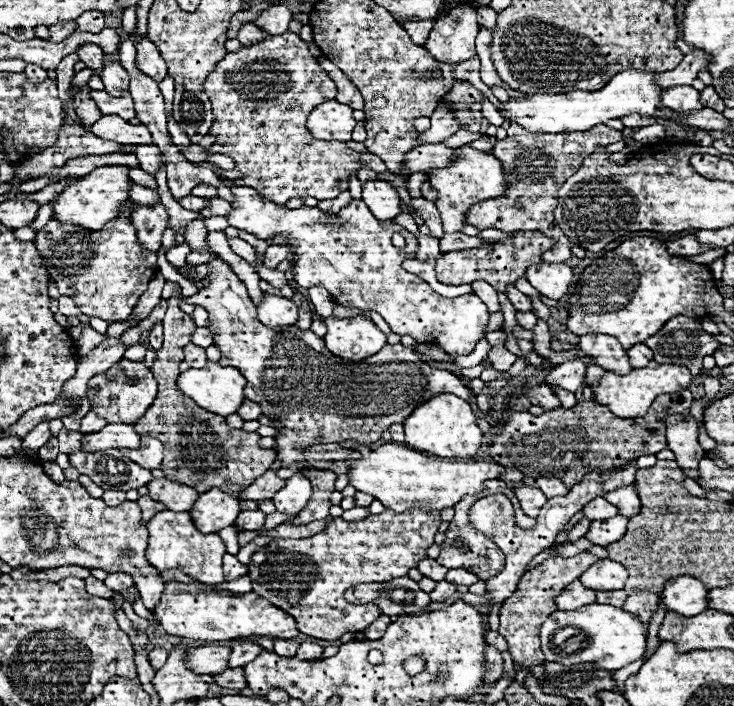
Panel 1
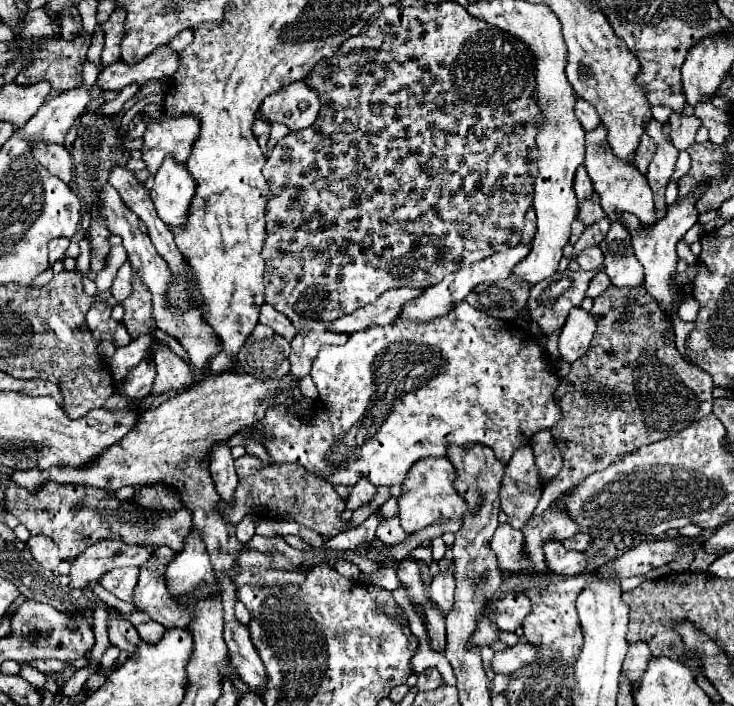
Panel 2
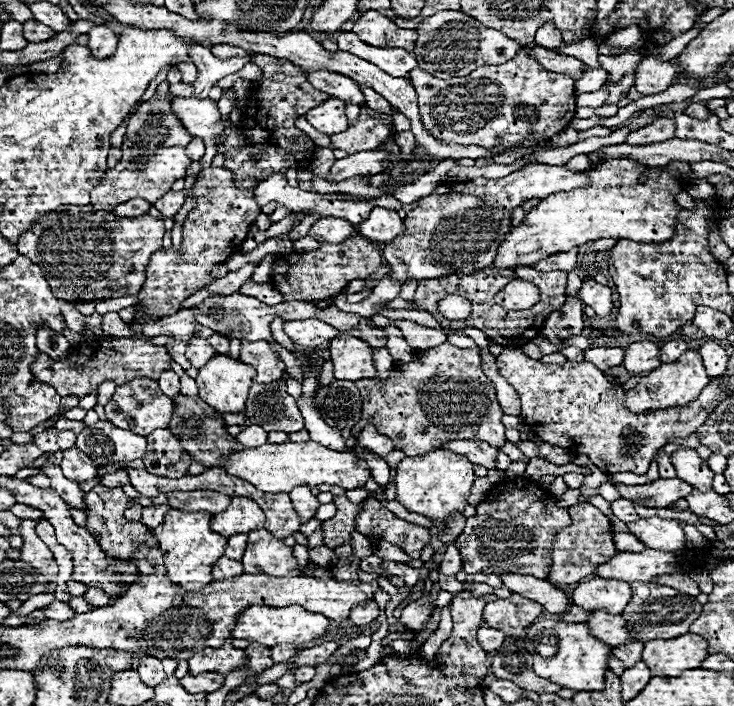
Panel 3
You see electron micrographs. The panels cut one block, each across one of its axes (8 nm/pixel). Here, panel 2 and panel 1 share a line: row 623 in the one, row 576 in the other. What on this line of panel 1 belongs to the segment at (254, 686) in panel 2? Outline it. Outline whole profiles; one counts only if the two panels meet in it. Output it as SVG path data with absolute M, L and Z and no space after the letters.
M226 554L226 556L224 556L224 578L226 578L228 582L244 576L246 572L248 572L248 568L246 568L244 564L240 564L236 556L232 556L232 554Z

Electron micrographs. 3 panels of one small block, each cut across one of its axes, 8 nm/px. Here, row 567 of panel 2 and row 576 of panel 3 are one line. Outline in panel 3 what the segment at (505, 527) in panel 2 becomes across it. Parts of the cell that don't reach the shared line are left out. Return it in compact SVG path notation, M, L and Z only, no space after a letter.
M510 572L500 574L500 578L510 592L526 596L526 598L542 604L548 612L552 612L552 614L566 612L566 606L568 606L566 594L558 586L550 584L548 580L540 580L534 576L518 576L518 574L510 574Z

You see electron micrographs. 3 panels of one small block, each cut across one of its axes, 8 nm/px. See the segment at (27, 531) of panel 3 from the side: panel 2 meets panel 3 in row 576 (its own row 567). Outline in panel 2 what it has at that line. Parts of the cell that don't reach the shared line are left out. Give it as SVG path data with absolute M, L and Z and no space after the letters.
M32 536L28 540L30 546L30 554L34 560L38 560L44 568L54 570L60 564L60 556L58 556L58 546L52 538L48 536Z

